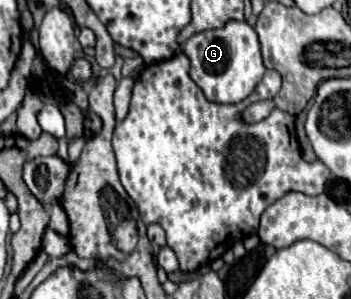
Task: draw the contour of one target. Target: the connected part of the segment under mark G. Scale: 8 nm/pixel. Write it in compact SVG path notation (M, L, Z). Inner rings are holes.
M228 21L220 29L196 33L184 45L190 59L190 77L212 103L238 103L246 99L266 73L258 35L246 21Z

